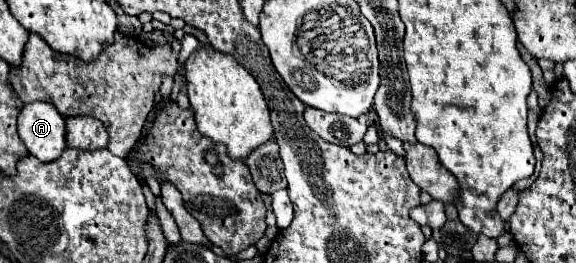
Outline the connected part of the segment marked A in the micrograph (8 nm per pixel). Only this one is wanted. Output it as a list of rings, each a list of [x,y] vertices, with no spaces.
[[[44,101],[22,107],[18,115],[18,135],[26,149],[40,161],[58,159],[66,147],[64,117]]]

